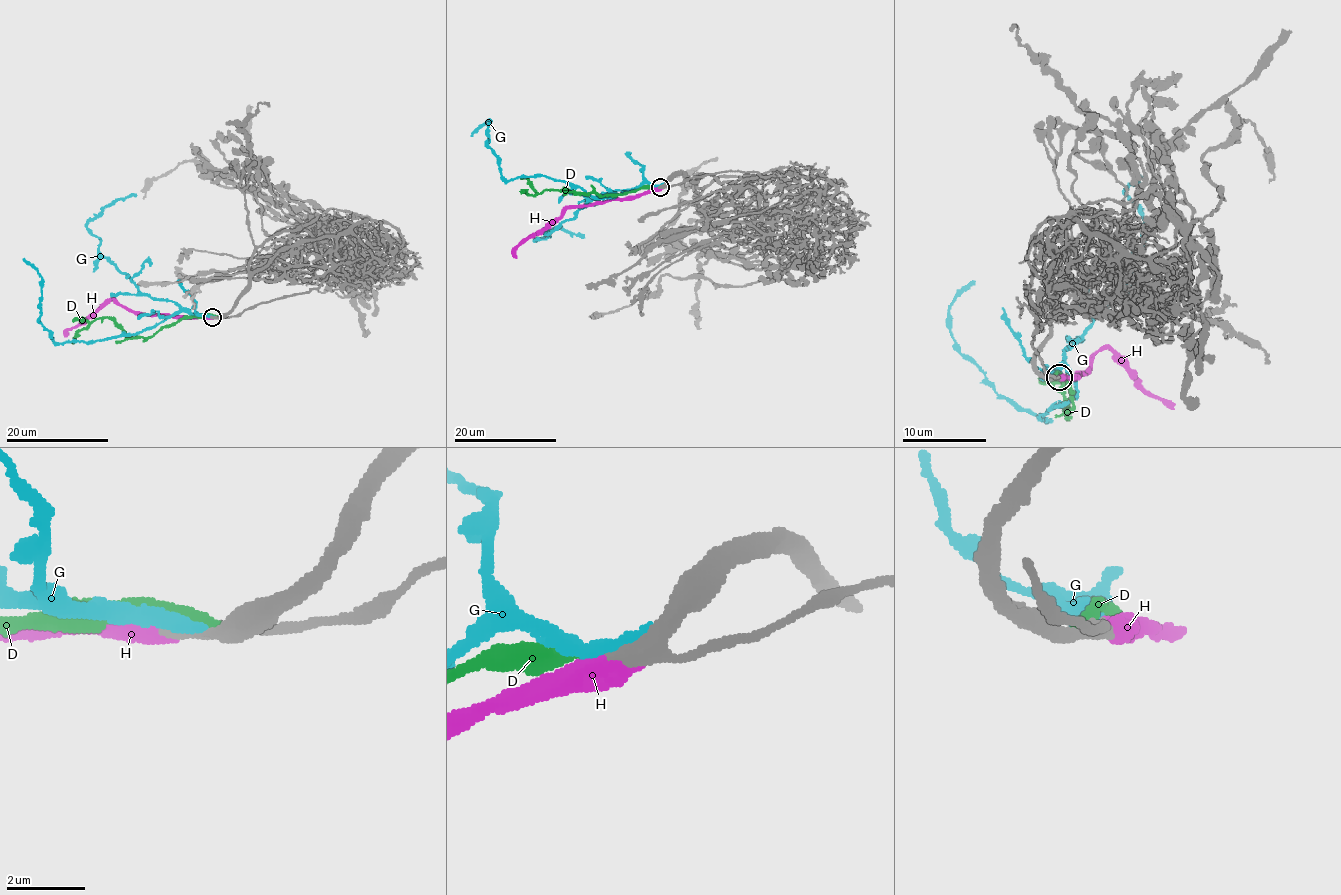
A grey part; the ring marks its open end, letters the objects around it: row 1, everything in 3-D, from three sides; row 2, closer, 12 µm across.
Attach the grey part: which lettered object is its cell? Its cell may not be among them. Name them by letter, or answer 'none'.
H

